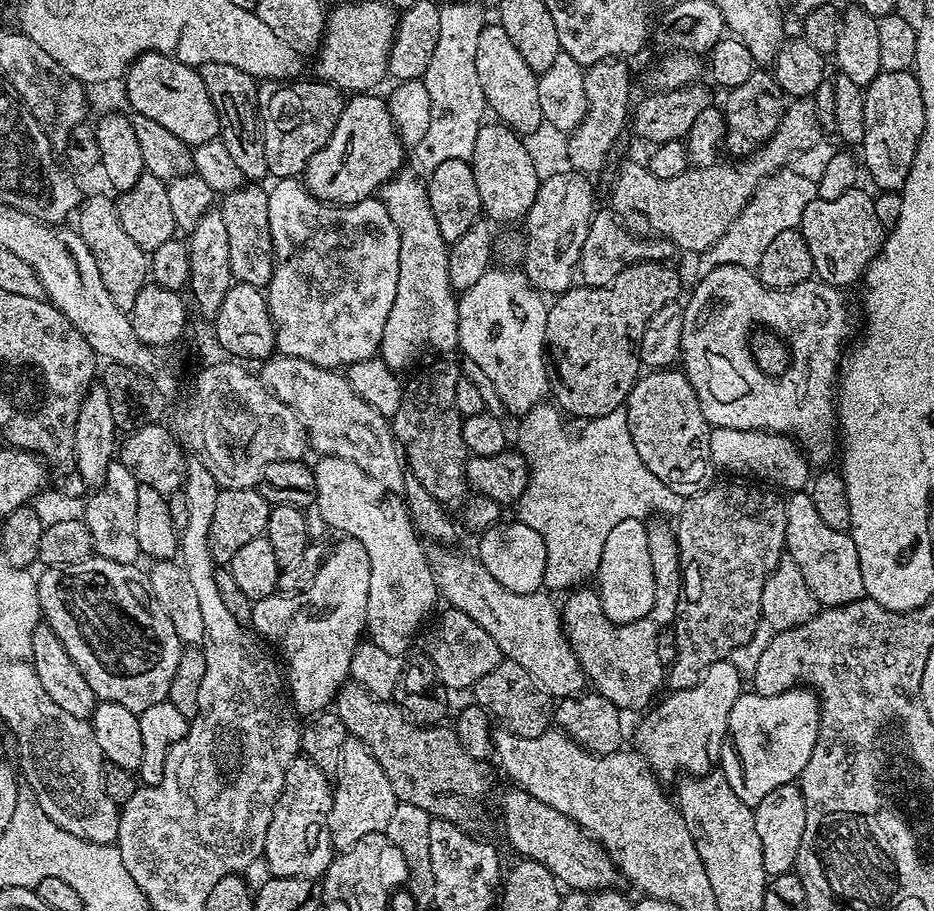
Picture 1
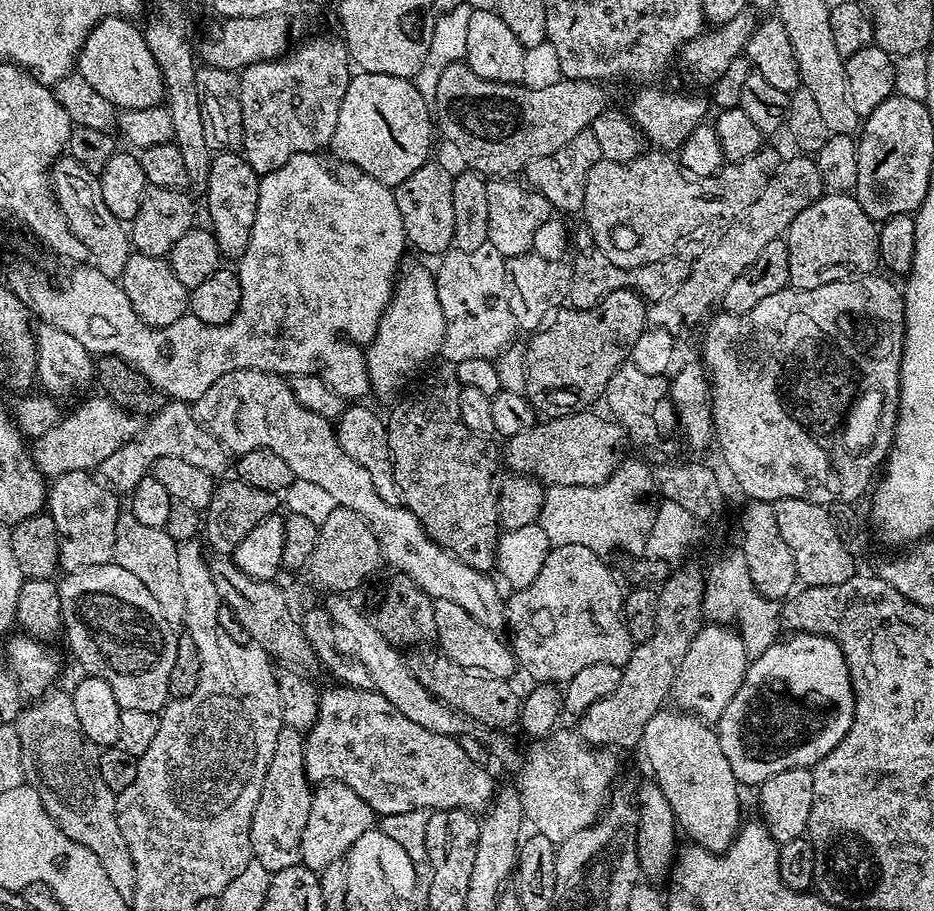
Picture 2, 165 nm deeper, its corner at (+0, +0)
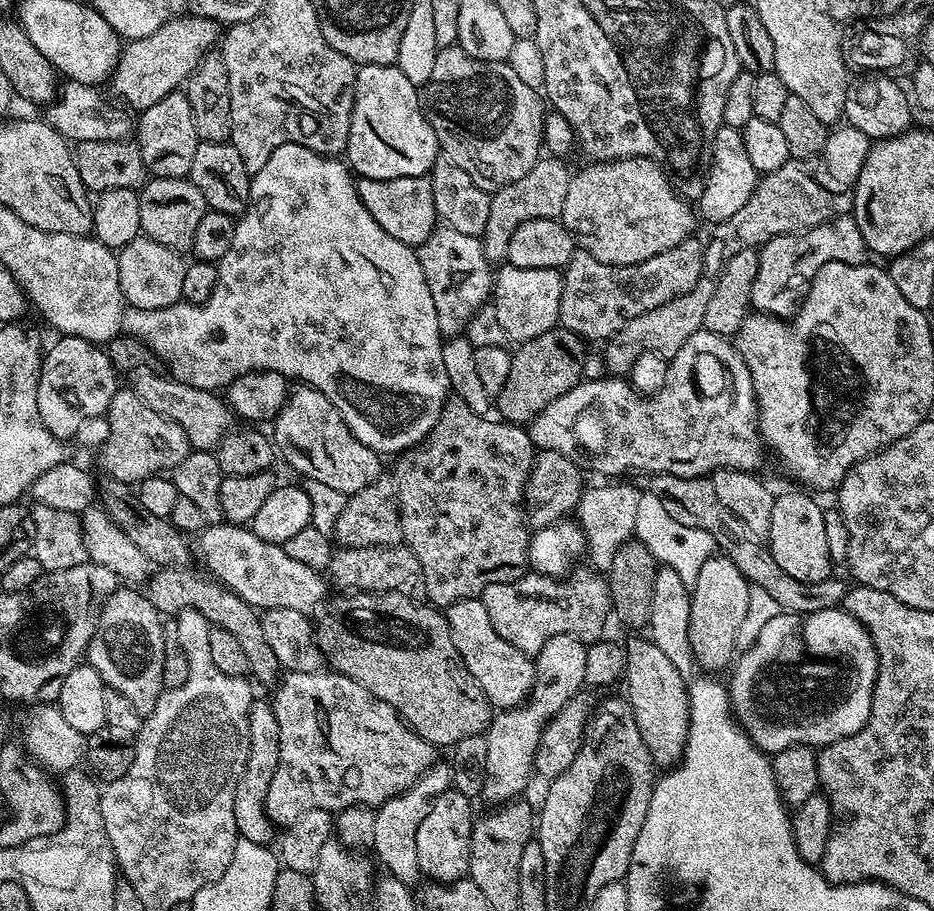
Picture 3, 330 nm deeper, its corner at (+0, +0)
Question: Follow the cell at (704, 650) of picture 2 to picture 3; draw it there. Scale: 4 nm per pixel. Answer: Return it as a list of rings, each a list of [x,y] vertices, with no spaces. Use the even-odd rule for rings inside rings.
[[[723,554],[705,555],[698,570],[698,578],[692,581],[690,591],[690,646],[692,658],[700,664],[705,673],[719,673],[719,668],[727,669],[733,663],[736,652],[736,631],[746,618],[750,606],[750,585],[748,579],[734,566],[734,562]]]

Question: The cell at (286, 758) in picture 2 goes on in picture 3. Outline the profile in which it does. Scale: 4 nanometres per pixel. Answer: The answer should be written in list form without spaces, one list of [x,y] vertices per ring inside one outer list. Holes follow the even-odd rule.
[[[253,699],[248,715],[248,725],[250,726],[250,734],[248,735],[250,754],[248,755],[248,765],[234,794],[234,822],[237,833],[243,839],[271,845],[274,825],[266,814],[264,803],[266,802],[266,792],[270,790],[270,782],[274,779],[274,770],[278,766],[280,742],[278,740],[278,718],[274,716],[272,705],[267,699]]]

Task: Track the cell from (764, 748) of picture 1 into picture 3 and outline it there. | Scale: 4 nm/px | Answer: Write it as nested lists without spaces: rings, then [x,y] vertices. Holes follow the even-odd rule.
[[[837,606],[826,610],[818,610],[814,614],[806,614],[805,616],[797,612],[780,612],[774,618],[770,618],[770,622],[766,622],[766,626],[762,626],[762,634],[758,634],[754,646],[750,646],[750,650],[739,653],[738,659],[731,665],[731,672],[732,681],[727,681],[726,687],[728,696],[732,699],[733,716],[743,726],[745,734],[762,751],[775,754],[786,750],[790,746],[798,746],[799,744],[823,746],[838,742],[850,734],[858,734],[858,730],[862,730],[862,726],[866,726],[866,722],[870,718],[874,682],[878,674],[878,654],[867,628],[862,622],[858,622],[858,618],[854,618],[850,613],[845,612],[843,607]]]

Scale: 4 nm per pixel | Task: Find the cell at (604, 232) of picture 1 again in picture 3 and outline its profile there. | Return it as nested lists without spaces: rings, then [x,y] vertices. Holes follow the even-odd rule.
[[[689,238],[678,242],[670,250],[662,254],[654,254],[654,258],[646,258],[646,262],[618,266],[598,262],[590,253],[577,250],[570,258],[570,262],[562,269],[564,281],[562,282],[562,302],[560,303],[559,327],[570,330],[575,336],[585,341],[600,340],[606,342],[615,332],[620,332],[626,322],[638,318],[638,314],[646,314],[646,310],[654,310],[654,306],[662,306],[662,302],[670,302],[682,294],[690,291],[694,285],[701,283],[700,275],[704,272],[706,261],[706,248],[699,244],[696,238]]]

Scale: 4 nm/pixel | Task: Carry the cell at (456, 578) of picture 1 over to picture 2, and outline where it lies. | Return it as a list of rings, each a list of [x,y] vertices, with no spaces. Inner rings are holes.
[[[253,368],[230,370],[202,398],[194,401],[191,409],[192,415],[231,453],[249,452],[254,448],[274,450],[274,454],[288,463],[295,479],[322,486],[336,505],[358,513],[370,526],[374,538],[378,538],[383,563],[393,564],[397,573],[409,576],[433,601],[458,602],[482,626],[497,630],[505,627],[506,600],[496,593],[493,577],[466,566],[466,562],[435,544],[409,508],[399,503],[387,504],[368,469],[342,450],[333,421],[302,406],[285,377]]]

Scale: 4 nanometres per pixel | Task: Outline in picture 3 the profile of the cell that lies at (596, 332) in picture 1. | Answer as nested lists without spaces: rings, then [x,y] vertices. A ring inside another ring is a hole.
[[[562,327],[550,329],[538,338],[530,338],[512,352],[510,374],[506,377],[506,386],[494,398],[495,411],[501,421],[509,424],[527,425],[554,398],[562,398],[566,390],[580,383],[581,361],[586,355],[586,344],[581,337]]]

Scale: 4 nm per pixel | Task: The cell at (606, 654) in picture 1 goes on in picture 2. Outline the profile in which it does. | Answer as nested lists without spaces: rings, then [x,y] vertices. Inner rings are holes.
[[[557,544],[555,547],[549,551],[548,557],[546,558],[546,562],[542,566],[542,570],[538,574],[540,577],[540,596],[536,596],[536,588],[532,588],[530,586],[526,586],[525,588],[513,591],[511,594],[512,597],[509,595],[506,600],[506,624],[507,627],[510,629],[512,627],[512,636],[510,635],[510,647],[518,661],[519,667],[521,669],[525,668],[526,671],[529,672],[530,675],[533,676],[533,681],[536,682],[551,682],[553,685],[560,686],[567,682],[570,678],[574,678],[574,674],[578,674],[578,670],[586,670],[586,666],[594,666],[594,662],[606,662],[607,664],[619,664],[621,666],[627,664],[628,659],[632,656],[632,649],[634,647],[633,640],[620,640],[620,636],[612,636],[612,640],[596,640],[596,632],[592,632],[592,628],[596,628],[596,624],[592,624],[592,616],[596,616],[596,584],[576,584],[576,592],[572,592],[572,568],[576,568],[576,572],[596,572],[596,558],[600,555],[599,552],[595,552],[594,550],[590,550],[586,546],[574,546],[573,544]],[[576,628],[584,628],[584,636],[576,636]]]

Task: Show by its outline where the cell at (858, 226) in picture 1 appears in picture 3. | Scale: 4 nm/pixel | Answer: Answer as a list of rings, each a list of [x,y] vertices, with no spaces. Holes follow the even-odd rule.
[[[851,214],[836,216],[832,220],[827,220],[825,224],[820,224],[816,228],[809,228],[799,234],[775,236],[762,245],[759,253],[758,275],[754,277],[751,307],[757,313],[781,318],[791,318],[796,315],[800,305],[804,303],[808,296],[814,274],[818,274],[818,270],[822,270],[822,266],[826,266],[826,262],[863,264],[870,256],[866,242],[862,238],[862,230],[858,230],[856,217]]]

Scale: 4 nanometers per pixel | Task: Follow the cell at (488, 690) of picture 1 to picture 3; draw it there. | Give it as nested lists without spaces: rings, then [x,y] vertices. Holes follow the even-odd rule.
[[[352,590],[347,594],[336,595],[340,596],[334,597],[335,595],[333,595],[327,601],[326,607],[319,613],[319,616],[321,615],[320,621],[317,619],[314,624],[316,643],[320,645],[320,651],[323,652],[325,661],[335,671],[342,673],[346,678],[354,678],[354,682],[366,686],[366,690],[370,690],[370,694],[374,694],[382,702],[394,706],[394,710],[419,736],[426,738],[434,745],[443,746],[445,744],[445,746],[451,746],[467,736],[479,736],[487,729],[494,715],[493,709],[489,705],[486,694],[470,674],[470,670],[466,670],[466,666],[462,662],[462,654],[458,654],[458,650],[452,641],[452,634],[448,627],[448,617],[439,607],[429,606],[427,603],[424,603],[425,605],[419,604],[418,601],[411,600],[408,597],[411,595],[404,592],[358,592]]]

